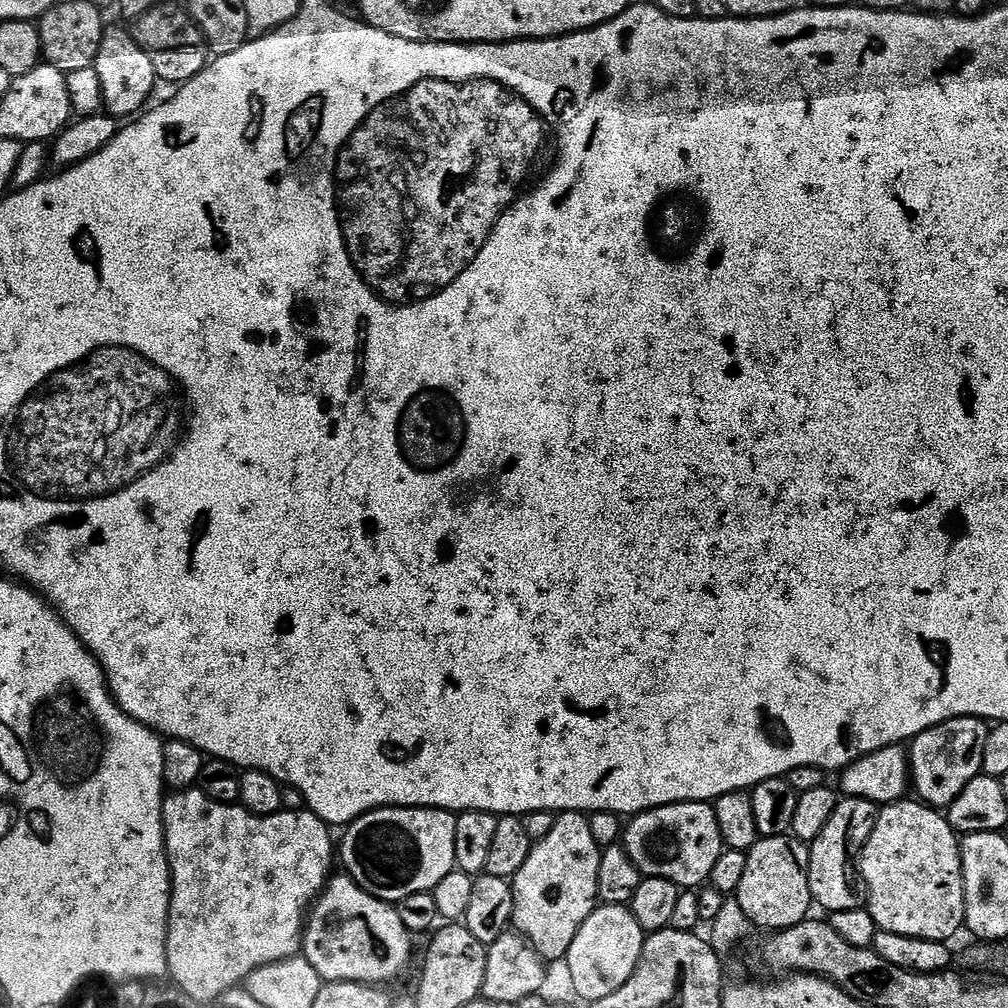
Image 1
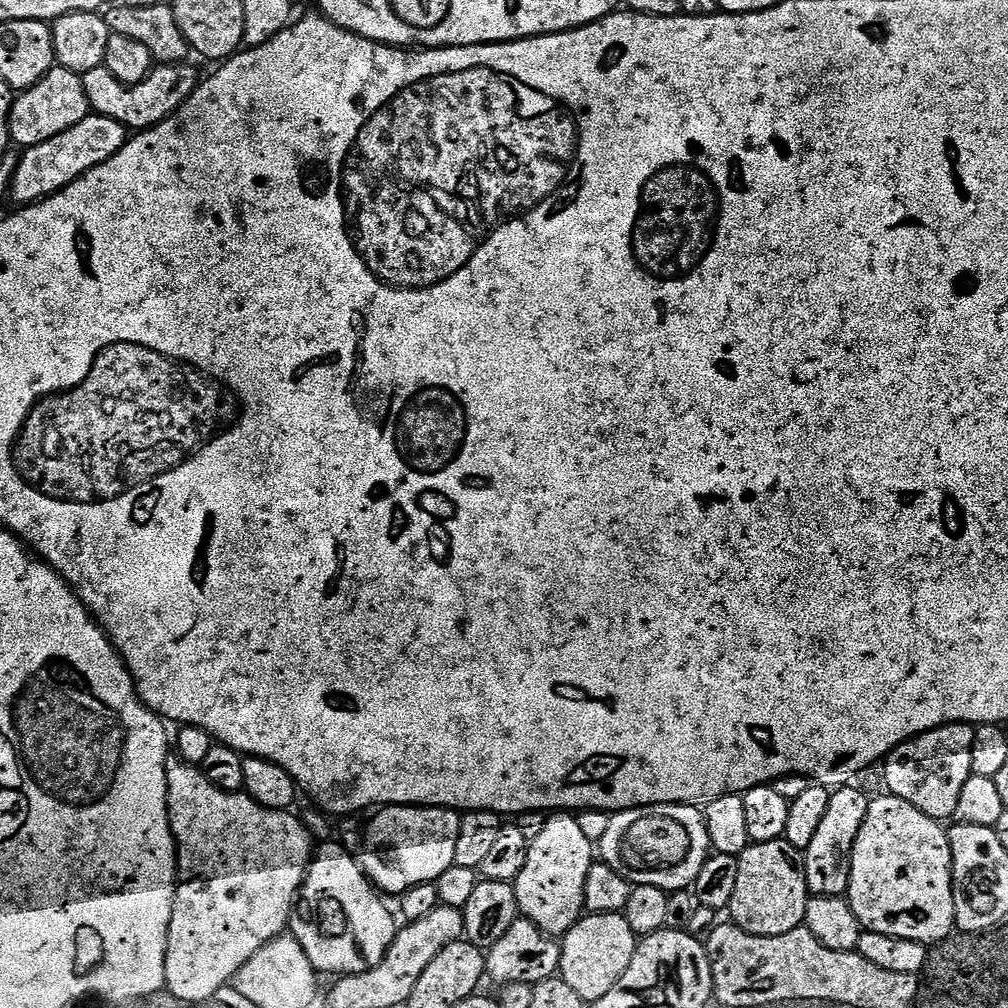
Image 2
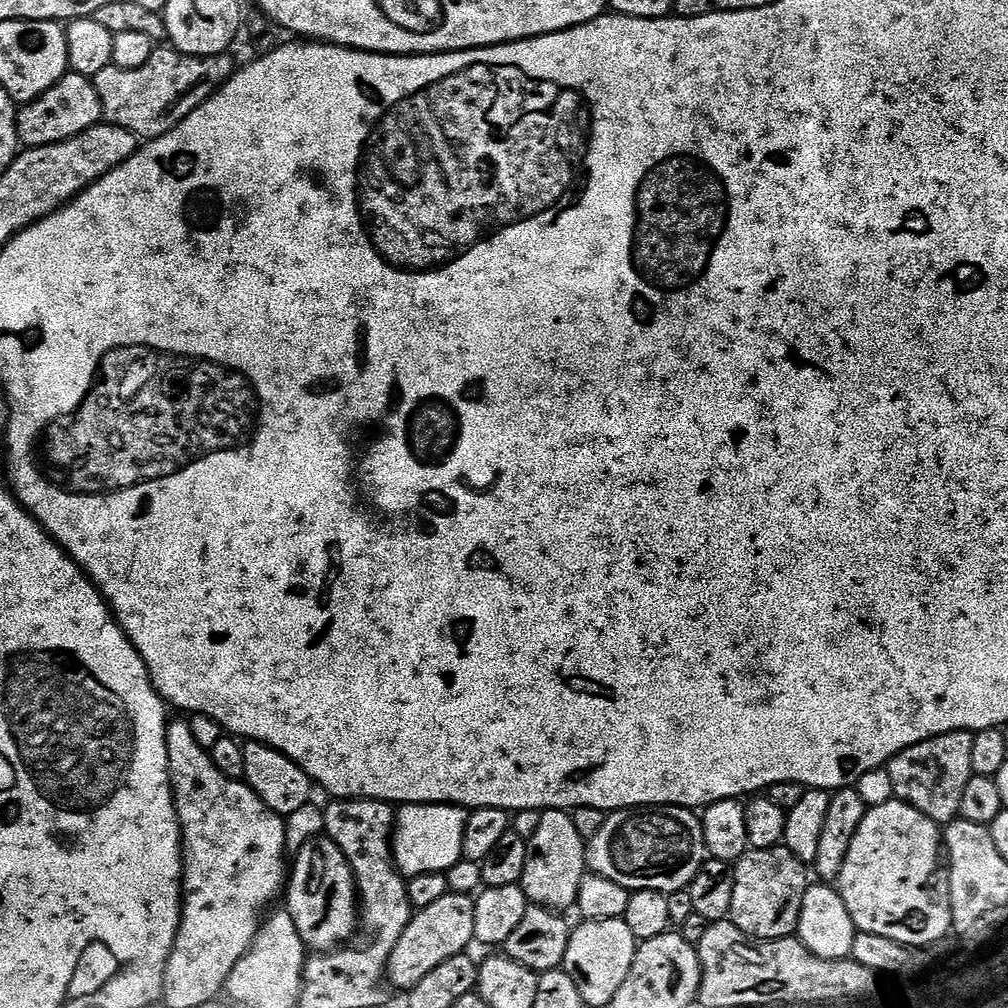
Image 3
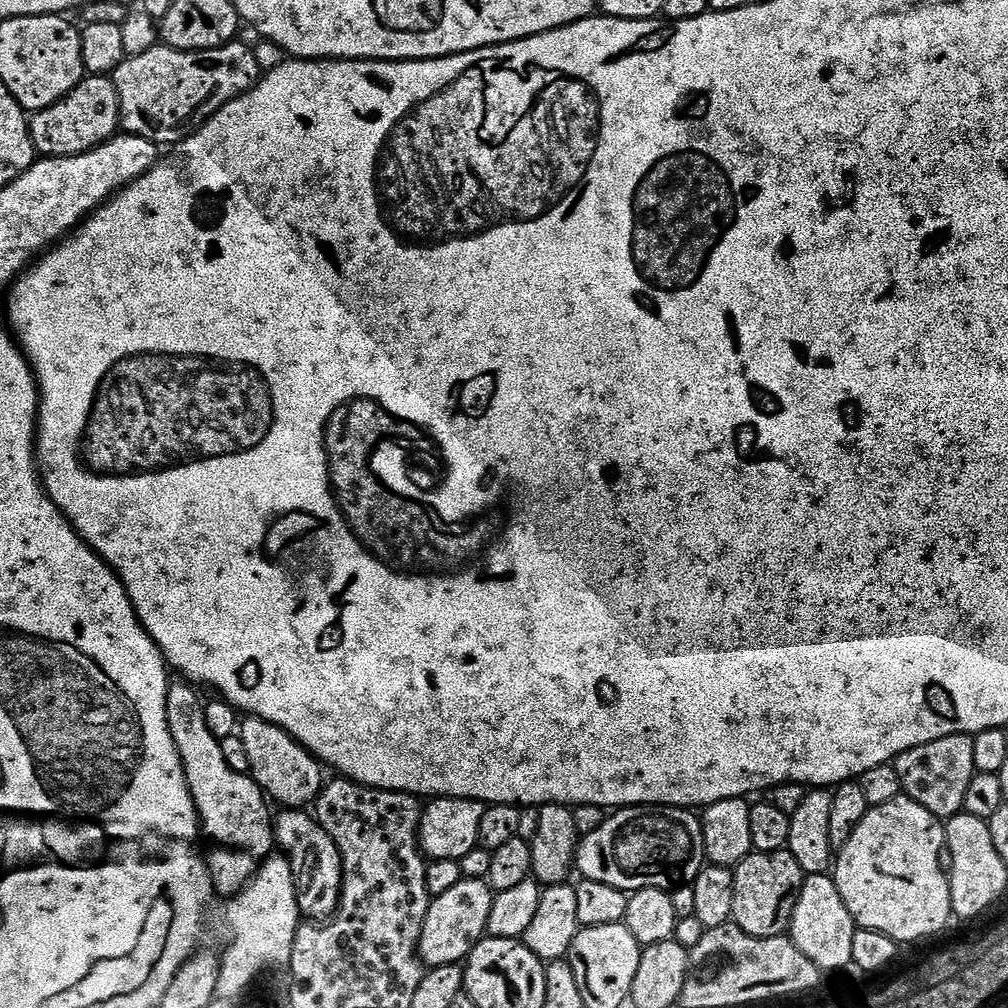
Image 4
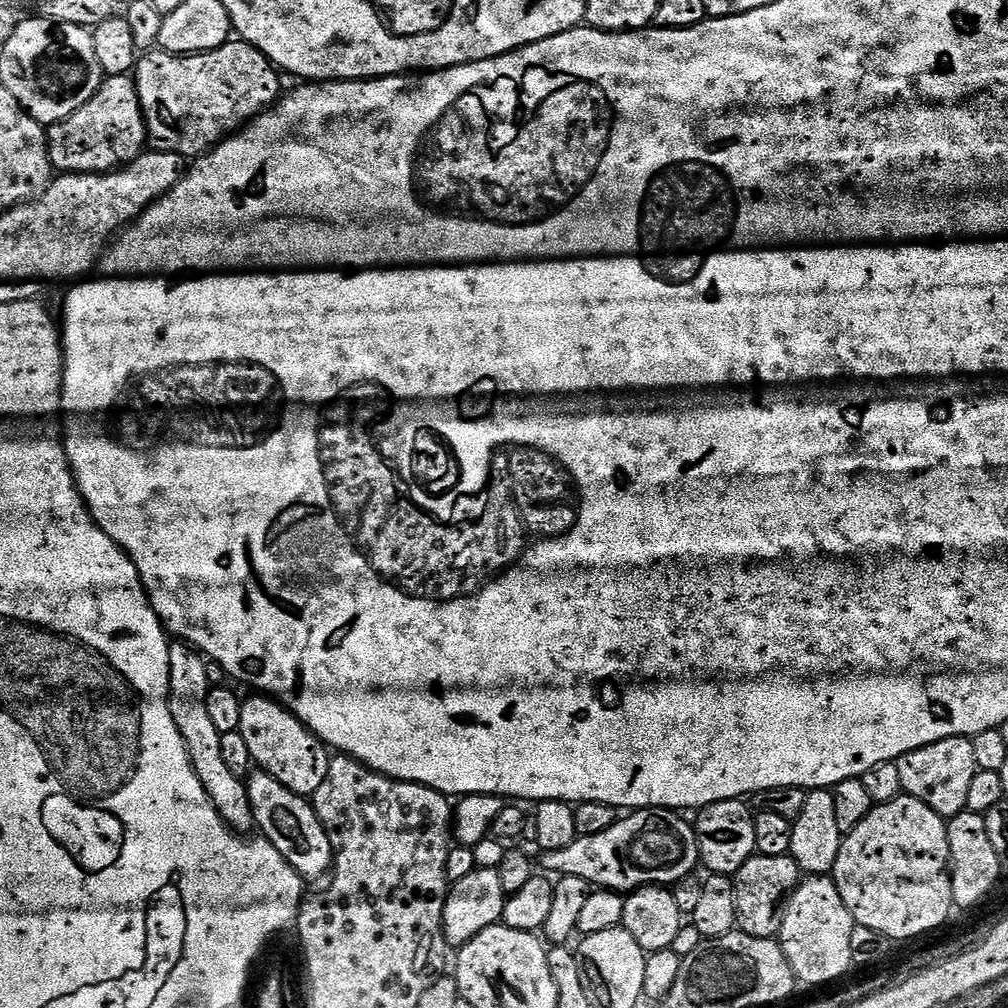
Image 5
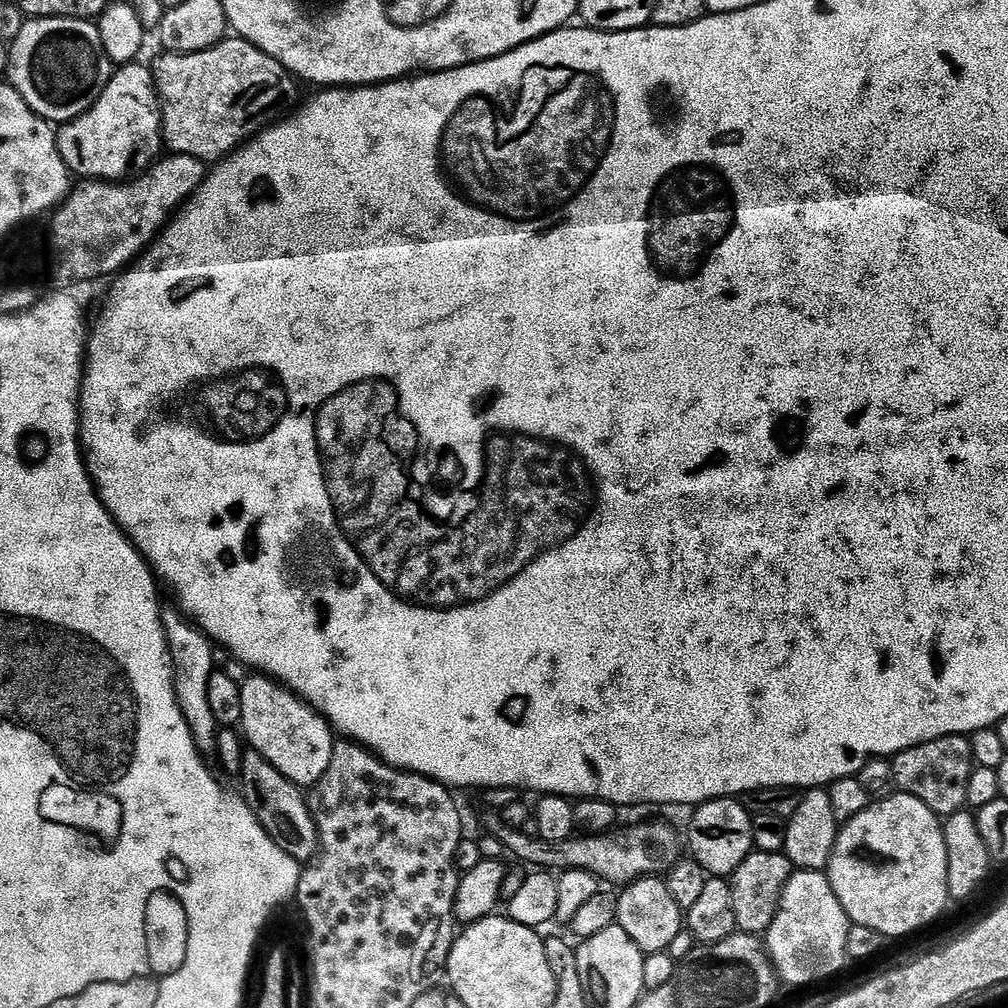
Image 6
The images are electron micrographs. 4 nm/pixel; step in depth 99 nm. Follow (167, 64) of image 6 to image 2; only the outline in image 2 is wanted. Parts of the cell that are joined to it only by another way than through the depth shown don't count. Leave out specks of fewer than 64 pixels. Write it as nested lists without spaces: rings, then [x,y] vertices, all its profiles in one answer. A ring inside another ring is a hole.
[[[191,63],[174,64],[171,66],[156,66],[149,72],[142,82],[137,84],[123,84],[110,74],[110,70],[103,66],[83,73],[84,86],[88,107],[95,115],[109,116],[120,120],[129,130],[143,130],[152,128],[162,122],[170,114],[174,114],[194,94],[197,84],[200,83],[201,73],[191,68]]]

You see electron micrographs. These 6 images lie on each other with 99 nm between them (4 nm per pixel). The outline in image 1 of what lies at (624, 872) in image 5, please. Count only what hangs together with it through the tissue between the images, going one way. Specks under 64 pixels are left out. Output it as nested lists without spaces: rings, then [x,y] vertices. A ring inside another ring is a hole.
[[[708,802],[667,804],[661,808],[635,813],[623,825],[622,846],[626,854],[630,854],[630,862],[638,866],[641,877],[666,878],[681,890],[696,890],[699,889],[699,884],[707,885],[712,879],[712,871],[718,863],[718,858],[726,851],[718,818],[715,817],[713,805]]]

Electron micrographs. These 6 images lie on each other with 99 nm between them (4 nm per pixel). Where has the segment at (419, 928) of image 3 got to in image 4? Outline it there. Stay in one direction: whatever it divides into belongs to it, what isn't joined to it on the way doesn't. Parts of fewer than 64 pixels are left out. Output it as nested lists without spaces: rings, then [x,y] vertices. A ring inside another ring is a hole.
[[[461,878],[458,886],[446,890],[446,894],[432,897],[420,938],[420,958],[428,968],[460,964],[468,959],[468,955],[488,931],[493,895],[492,889],[483,879]]]

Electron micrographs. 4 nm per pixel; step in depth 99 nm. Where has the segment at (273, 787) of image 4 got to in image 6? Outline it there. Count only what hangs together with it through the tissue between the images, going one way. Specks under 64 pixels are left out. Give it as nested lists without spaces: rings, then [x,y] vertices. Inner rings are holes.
[[[257,677],[245,679],[240,685],[242,718],[239,727],[243,739],[253,751],[262,753],[278,771],[290,778],[290,782],[294,782],[302,790],[311,789],[318,782],[318,778],[326,774],[326,766],[330,766],[330,758],[336,745],[334,729],[323,713],[308,705],[301,697],[291,694],[283,685],[274,682],[266,690],[267,679]]]

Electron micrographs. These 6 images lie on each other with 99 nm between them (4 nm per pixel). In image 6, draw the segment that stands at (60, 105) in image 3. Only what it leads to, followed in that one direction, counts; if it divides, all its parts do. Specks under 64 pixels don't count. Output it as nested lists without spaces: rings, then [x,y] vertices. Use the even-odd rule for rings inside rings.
[[[141,62],[123,65],[113,71],[107,86],[94,102],[90,110],[73,120],[61,123],[56,133],[58,150],[66,162],[68,171],[92,182],[120,182],[132,167],[143,169],[151,165],[161,155],[162,149],[162,105],[156,90],[156,77],[153,69]]]

